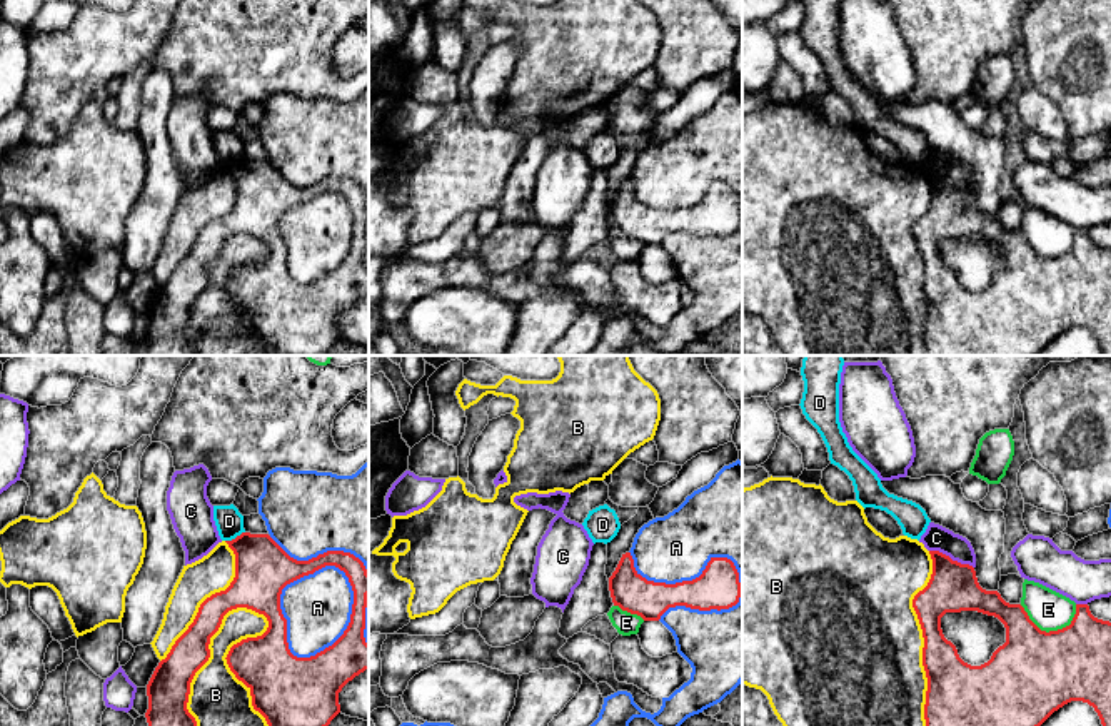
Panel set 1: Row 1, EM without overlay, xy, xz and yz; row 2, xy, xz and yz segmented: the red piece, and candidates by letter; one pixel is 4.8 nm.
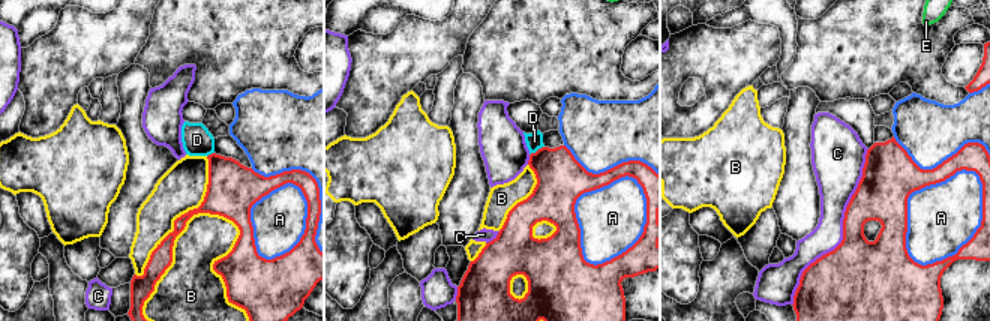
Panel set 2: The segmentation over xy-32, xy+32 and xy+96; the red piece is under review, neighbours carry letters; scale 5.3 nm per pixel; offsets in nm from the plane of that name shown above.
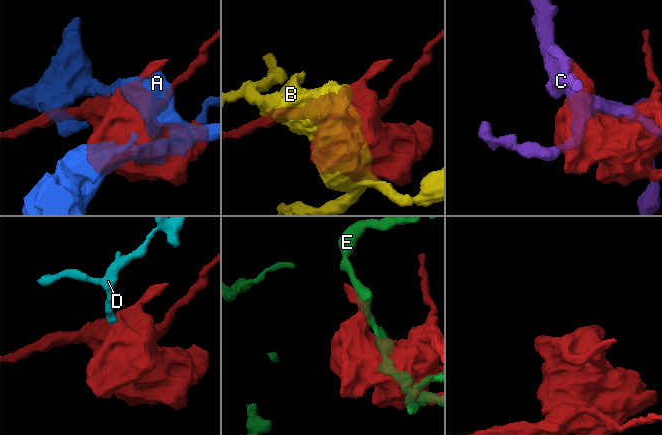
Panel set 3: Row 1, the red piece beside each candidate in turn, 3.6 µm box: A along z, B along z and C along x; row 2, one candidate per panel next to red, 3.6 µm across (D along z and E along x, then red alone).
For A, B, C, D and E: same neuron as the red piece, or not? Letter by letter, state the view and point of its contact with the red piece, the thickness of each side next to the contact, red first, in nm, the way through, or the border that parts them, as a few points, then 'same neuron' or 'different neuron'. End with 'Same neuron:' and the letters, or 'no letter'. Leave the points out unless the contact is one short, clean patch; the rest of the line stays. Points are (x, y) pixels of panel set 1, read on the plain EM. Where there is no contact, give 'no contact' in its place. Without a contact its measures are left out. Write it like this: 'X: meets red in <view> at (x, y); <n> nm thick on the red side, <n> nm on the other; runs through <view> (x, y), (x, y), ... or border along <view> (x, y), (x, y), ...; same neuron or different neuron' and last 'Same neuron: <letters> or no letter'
A: meets red in xz at (696, 204); 200 nm thick on the red side, 320 nm on the other; different neuron
B: meets red in xy at (229, 277); 280 nm thick on the red side, 280 nm on the other; different neuron
C: meets red in yz at (950, 184); 240 nm thick on the red side, 130 nm on the other; different neuron
D: meets red in xy at (236, 164); 280 nm thick on the red side, 140 nm on the other; border along xy (244, 157), (226, 167); different neuron
E: meets red in yz at (1050, 257); 420 nm thick on the red side, 190 nm on the other; different neuron
Same neuron: no letter

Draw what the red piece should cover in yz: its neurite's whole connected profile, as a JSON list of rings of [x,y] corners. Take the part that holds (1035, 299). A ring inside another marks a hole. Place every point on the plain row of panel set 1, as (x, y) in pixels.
[[[929,177],[933,200],[912,225],[924,274],[922,292],[928,304],[926,355],[1038,355],[1054,337],[1071,327],[1094,334],[1103,355],[1111,355],[1111,249],[1091,240],[1088,230],[1076,230],[1069,252],[1041,257],[1021,230],[1006,229],[998,217],[979,212],[969,190]],[[978,237],[998,244],[1006,254],[1006,269],[981,292],[964,289],[956,272],[941,255],[946,239]]]

